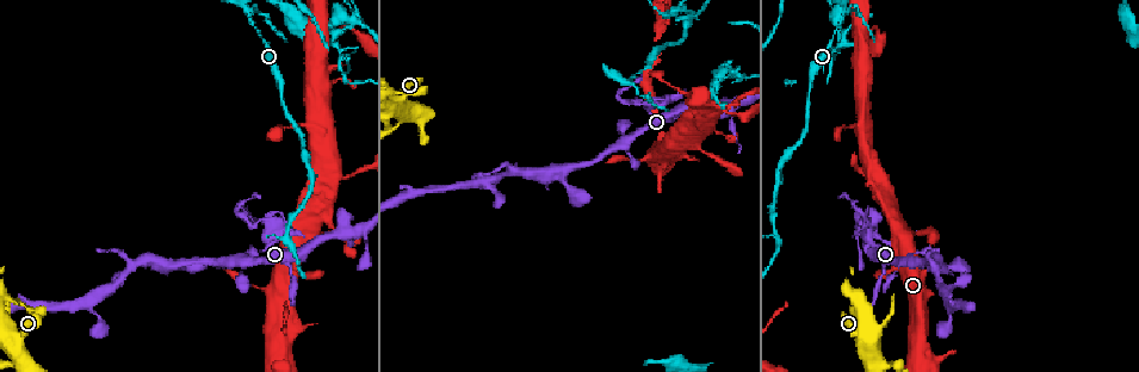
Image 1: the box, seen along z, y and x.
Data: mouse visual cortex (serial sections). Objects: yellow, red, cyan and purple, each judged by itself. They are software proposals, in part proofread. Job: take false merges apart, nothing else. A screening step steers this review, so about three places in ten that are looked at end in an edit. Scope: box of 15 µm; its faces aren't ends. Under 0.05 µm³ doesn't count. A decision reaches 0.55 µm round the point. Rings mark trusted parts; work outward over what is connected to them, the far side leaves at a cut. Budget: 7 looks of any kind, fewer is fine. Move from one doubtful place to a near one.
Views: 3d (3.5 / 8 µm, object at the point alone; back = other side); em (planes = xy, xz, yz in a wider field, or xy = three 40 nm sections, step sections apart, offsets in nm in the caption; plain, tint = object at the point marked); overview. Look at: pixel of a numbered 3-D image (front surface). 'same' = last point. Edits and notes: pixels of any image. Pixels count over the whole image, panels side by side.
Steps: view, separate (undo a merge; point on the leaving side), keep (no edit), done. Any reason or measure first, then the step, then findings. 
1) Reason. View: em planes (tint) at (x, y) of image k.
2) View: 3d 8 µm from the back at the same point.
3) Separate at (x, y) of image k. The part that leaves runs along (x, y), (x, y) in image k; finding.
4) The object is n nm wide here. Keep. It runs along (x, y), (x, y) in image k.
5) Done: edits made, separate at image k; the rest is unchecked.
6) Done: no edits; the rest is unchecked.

Abrupt turn. View: 3d 8 µm at (277, 127) of image 1.

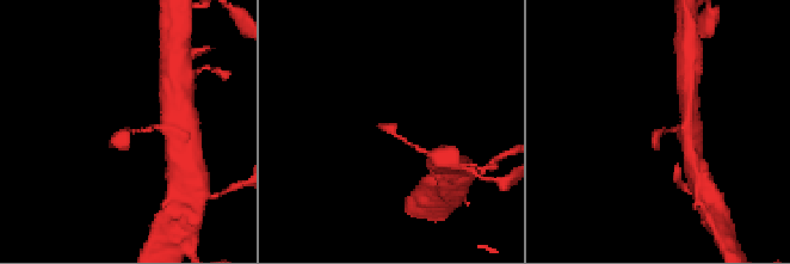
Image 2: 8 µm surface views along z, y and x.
Now the EM. View: em planes (tint) at (392, 130) of image 2.

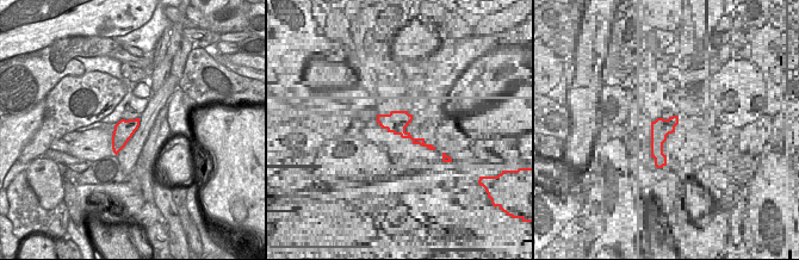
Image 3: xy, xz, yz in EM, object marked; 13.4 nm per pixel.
Keep. It runs along (420, 149), (392, 133), (388, 127), (396, 127) in image 2; one cell here.

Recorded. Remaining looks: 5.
A fork. View: 3d 3.5 µm from the back at (249, 17) of image 1.

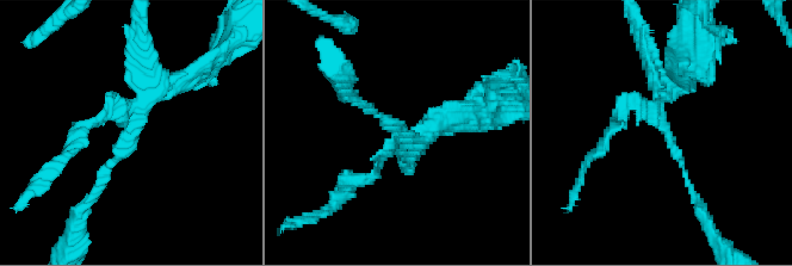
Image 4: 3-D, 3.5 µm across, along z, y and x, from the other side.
View: em xy step 3 (tint) at (132, 128) of image 4.

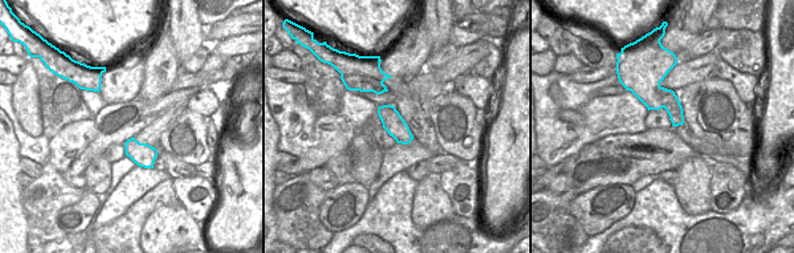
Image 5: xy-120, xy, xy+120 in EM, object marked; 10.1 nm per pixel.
Separate at (623, 100) of image 4. The part that leaves runs along (422, 135), (466, 113), (481, 82) in image 4; two cells meet here.

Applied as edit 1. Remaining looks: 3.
Redraw. View: overview.

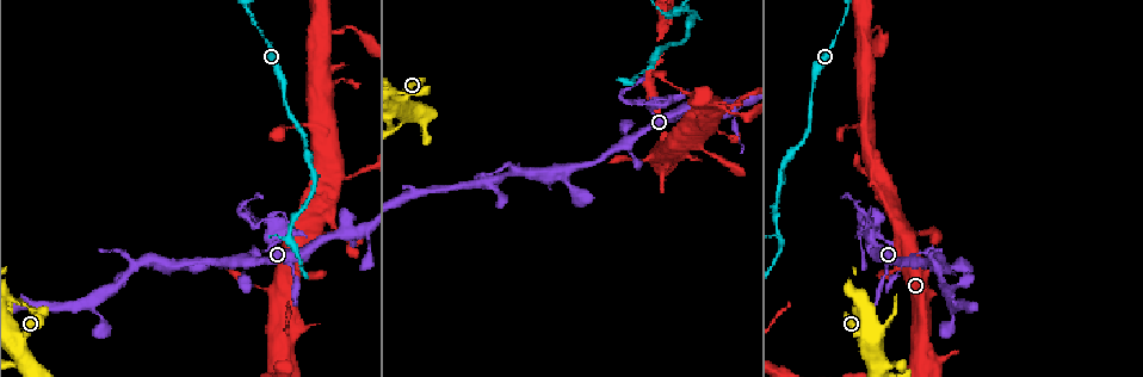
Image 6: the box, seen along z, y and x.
Sudden change in width. View: 3d 3.5 µm at (857, 300) of image 6.

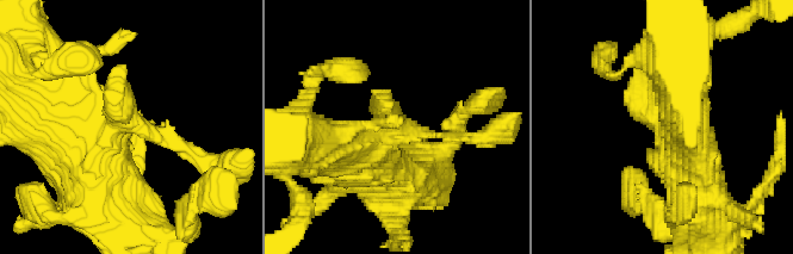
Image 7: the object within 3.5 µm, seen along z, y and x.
3 arms meet here; the arms are 150, 300, 600 nm wide. View: em planes (tint) at (150, 132) of image 7.

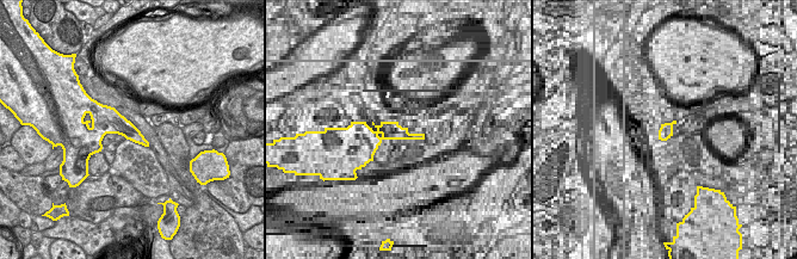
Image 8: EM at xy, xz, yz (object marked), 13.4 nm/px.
The object is 280 nm wide here. Keep. It runs along (375, 159), (401, 131), (488, 137) in image 7; one cell here.

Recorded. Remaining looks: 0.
Done: edits made, separate at image 4; the rest is unchecked.

